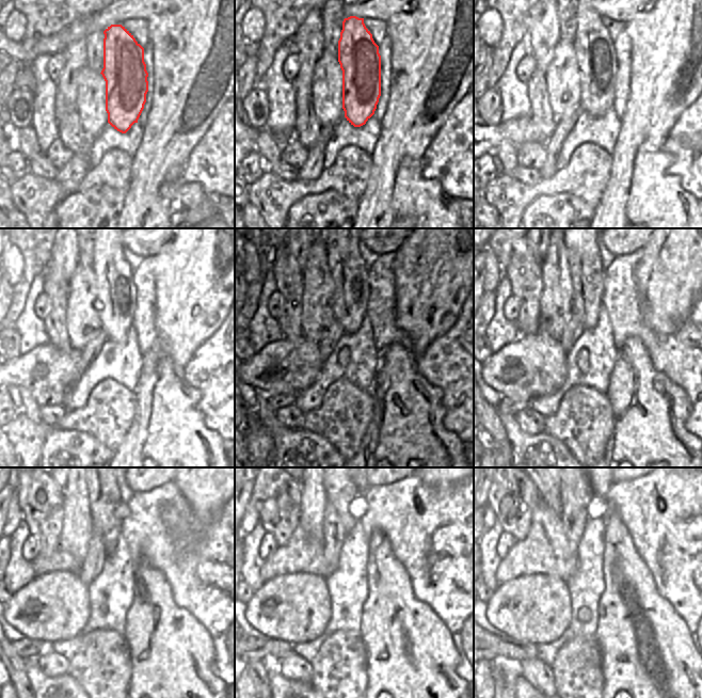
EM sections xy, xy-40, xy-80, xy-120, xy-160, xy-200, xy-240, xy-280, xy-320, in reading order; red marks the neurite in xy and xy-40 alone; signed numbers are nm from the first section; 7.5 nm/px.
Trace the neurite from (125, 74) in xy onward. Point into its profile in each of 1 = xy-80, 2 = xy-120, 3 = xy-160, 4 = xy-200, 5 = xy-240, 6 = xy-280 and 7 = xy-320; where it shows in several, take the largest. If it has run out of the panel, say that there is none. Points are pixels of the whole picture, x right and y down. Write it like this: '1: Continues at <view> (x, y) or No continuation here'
1: Continues at xy-80 (593, 47)
2: Continues at xy-120 (115, 302)
3: Continues at xy-160 (351, 289)
4: Continues at xy-200 (587, 272)
5: Continues at xy-240 (104, 494)
6: Continues at xy-280 (340, 489)
7: Continues at xy-320 (575, 493)

